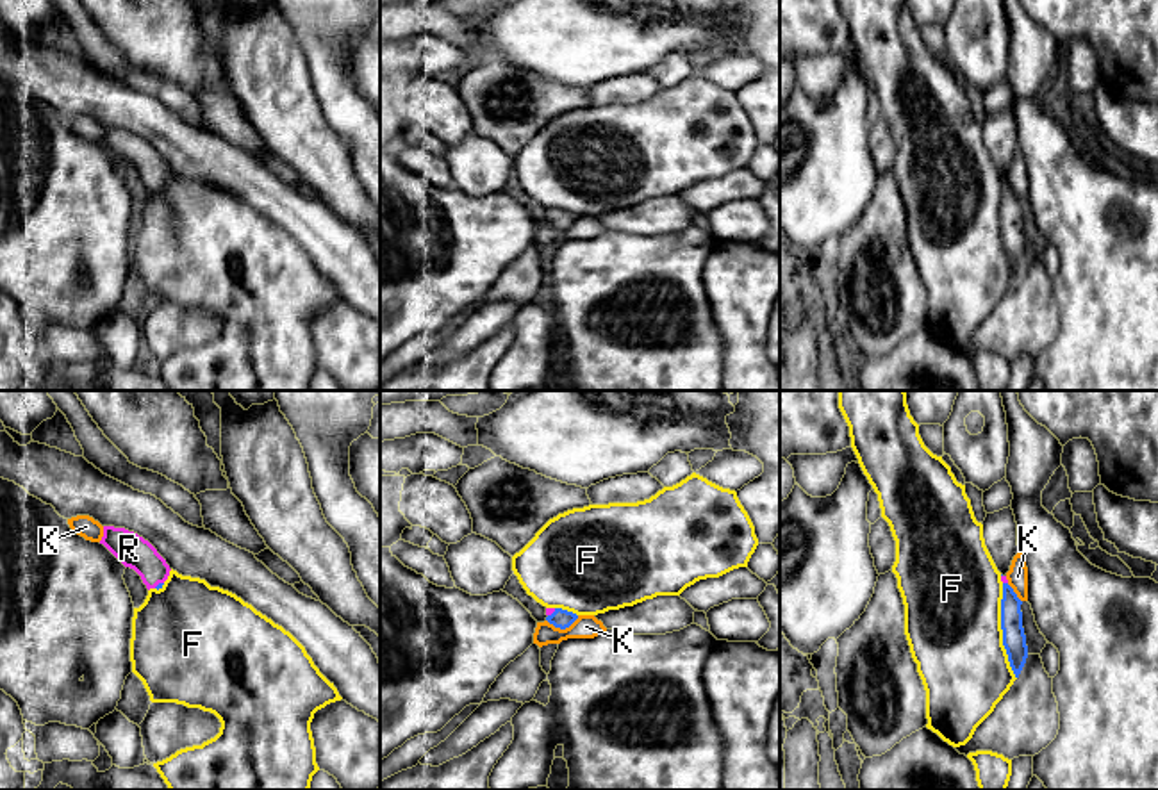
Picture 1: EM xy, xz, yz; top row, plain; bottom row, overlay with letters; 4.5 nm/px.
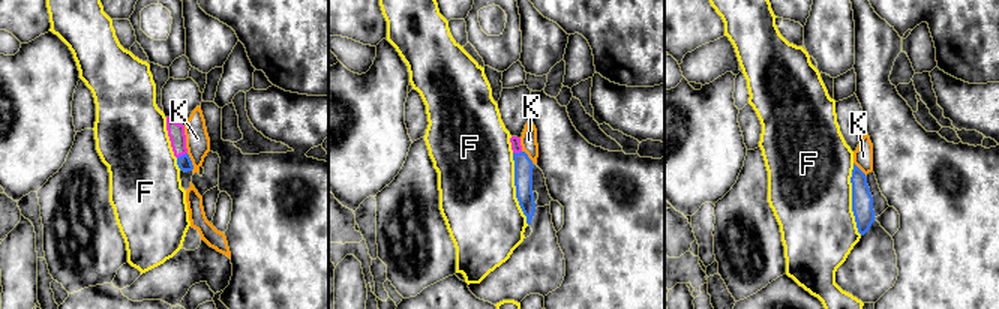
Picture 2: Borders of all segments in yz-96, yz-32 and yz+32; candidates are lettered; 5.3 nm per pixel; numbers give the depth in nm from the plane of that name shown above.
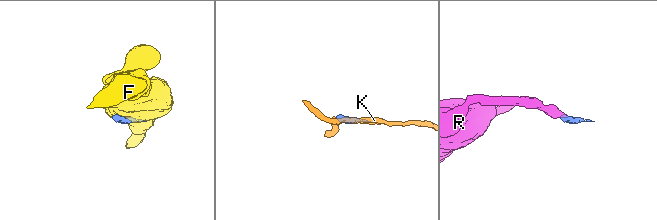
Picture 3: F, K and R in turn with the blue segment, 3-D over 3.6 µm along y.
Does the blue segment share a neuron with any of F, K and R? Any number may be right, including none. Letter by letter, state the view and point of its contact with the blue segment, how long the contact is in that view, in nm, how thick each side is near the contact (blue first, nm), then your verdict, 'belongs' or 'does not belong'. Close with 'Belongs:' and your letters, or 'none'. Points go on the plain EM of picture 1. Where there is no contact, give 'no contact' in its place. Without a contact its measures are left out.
F: yz (1003, 232) | 440 nm | 110/440 nm | does not belong
K: xz (562, 229) | 150 nm | 90/110 nm | does not belong
R: xy (159, 184) | 50 nm | 20/150 nm | belongs
Belongs: R

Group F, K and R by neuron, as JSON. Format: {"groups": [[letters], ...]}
{"groups": [["F"], ["K"], ["R"]]}

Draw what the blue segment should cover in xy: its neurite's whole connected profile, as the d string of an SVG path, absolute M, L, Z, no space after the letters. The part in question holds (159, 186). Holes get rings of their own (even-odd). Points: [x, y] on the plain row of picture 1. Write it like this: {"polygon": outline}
{"polygon": "M103 127L100 141L125 168L134 169L146 189L162 189L170 177L170 166L157 150L134 132Z"}

